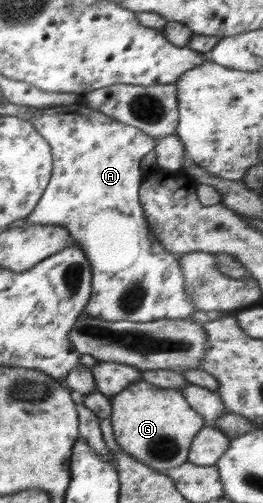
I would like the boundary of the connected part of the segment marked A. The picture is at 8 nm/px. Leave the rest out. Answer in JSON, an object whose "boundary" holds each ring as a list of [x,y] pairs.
{"boundary":[[[73,105],[36,107],[39,113],[34,115],[32,118],[26,118],[28,121],[31,121],[33,128],[35,128],[37,132],[40,132],[41,136],[50,144],[53,164],[51,178],[49,179],[47,188],[43,191],[42,197],[35,205],[35,208],[31,211],[31,214],[28,217],[25,217],[25,220],[27,220],[29,224],[57,224],[65,227],[69,231],[74,242],[78,244],[78,246],[81,247],[81,250],[86,254],[90,266],[92,267],[92,291],[91,296],[89,297],[89,302],[84,308],[84,314],[86,316],[91,318],[99,317],[109,322],[131,321],[136,323],[146,323],[163,318],[192,320],[191,316],[198,310],[198,308],[190,301],[190,296],[186,293],[185,279],[181,267],[177,264],[179,256],[172,252],[167,252],[165,248],[161,246],[157,237],[151,232],[146,218],[144,217],[143,207],[141,206],[138,195],[139,187],[144,177],[141,168],[141,160],[143,160],[145,154],[155,148],[157,141],[154,136],[145,134],[137,128],[111,119],[111,117],[107,117],[105,114],[97,110],[87,108],[84,112],[79,114],[75,108],[76,107]]]}

